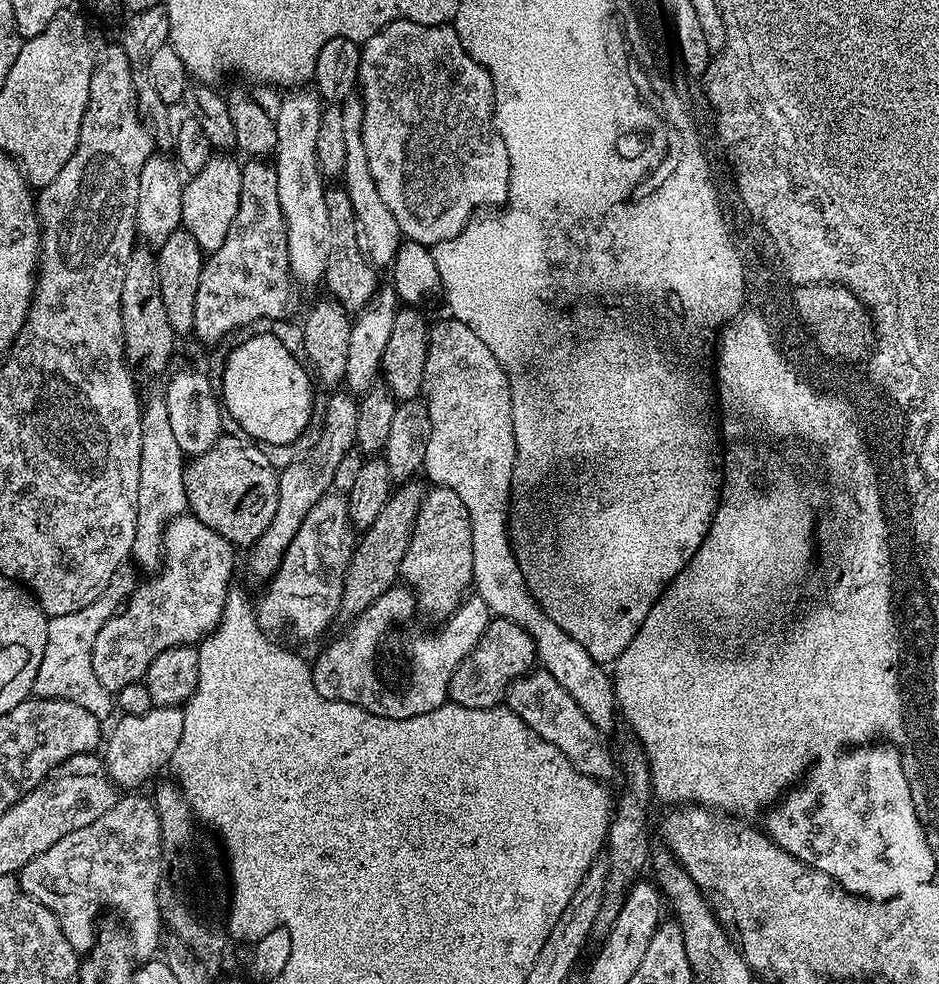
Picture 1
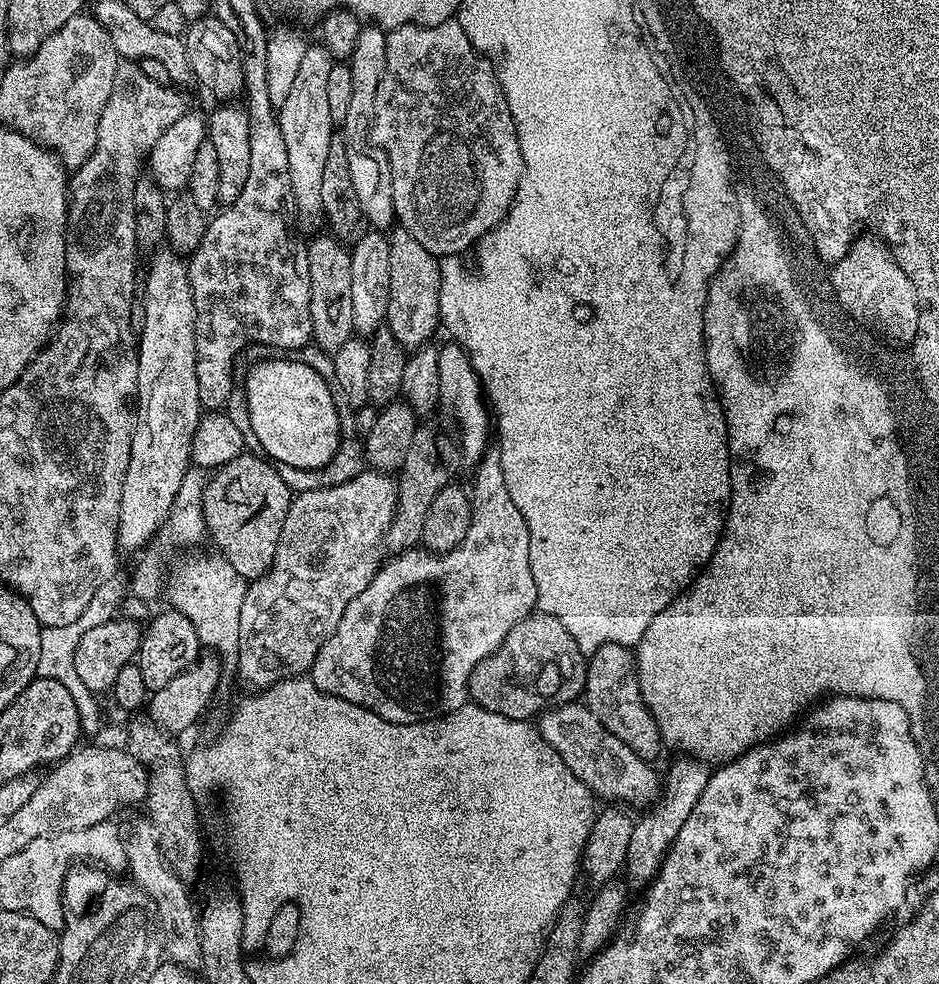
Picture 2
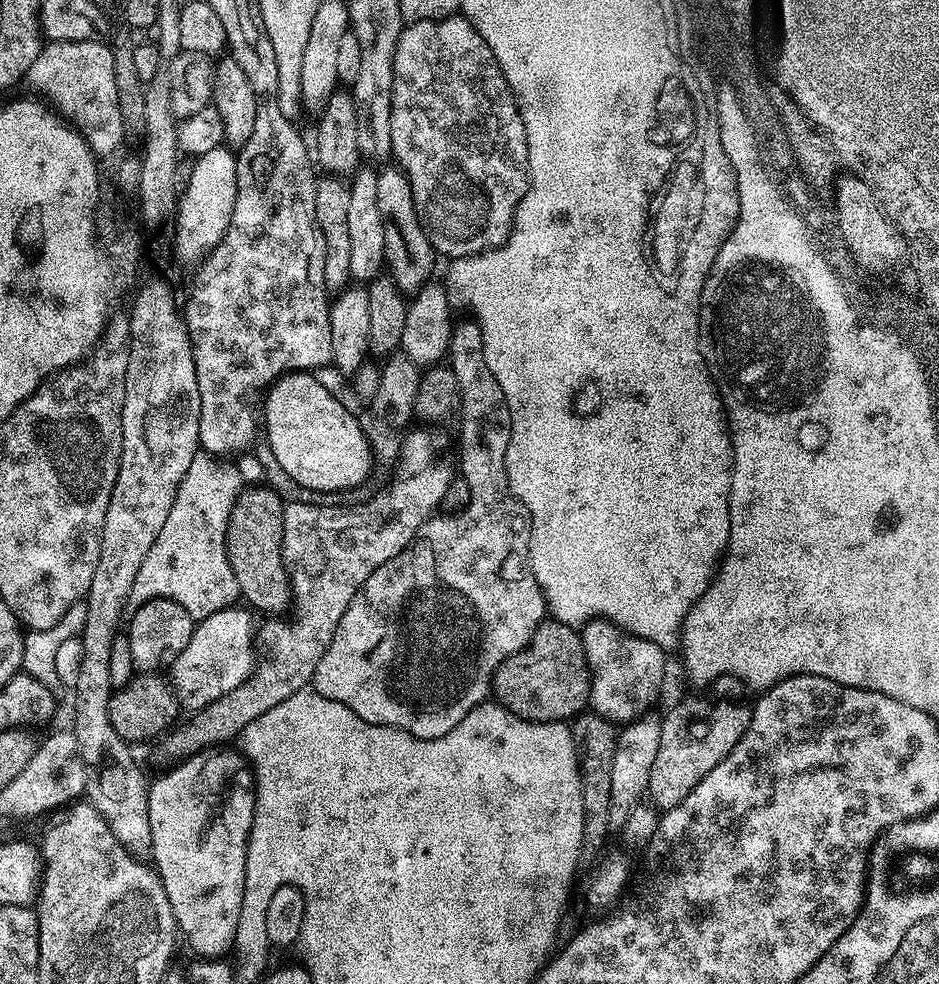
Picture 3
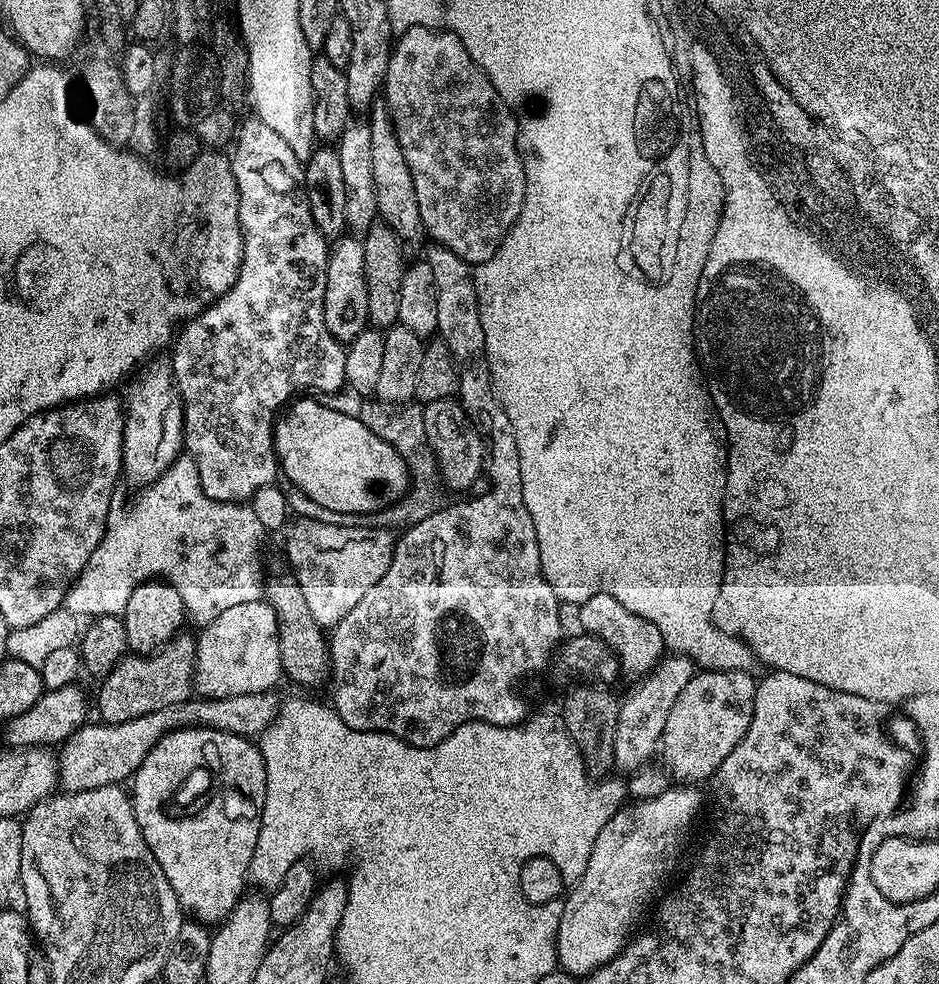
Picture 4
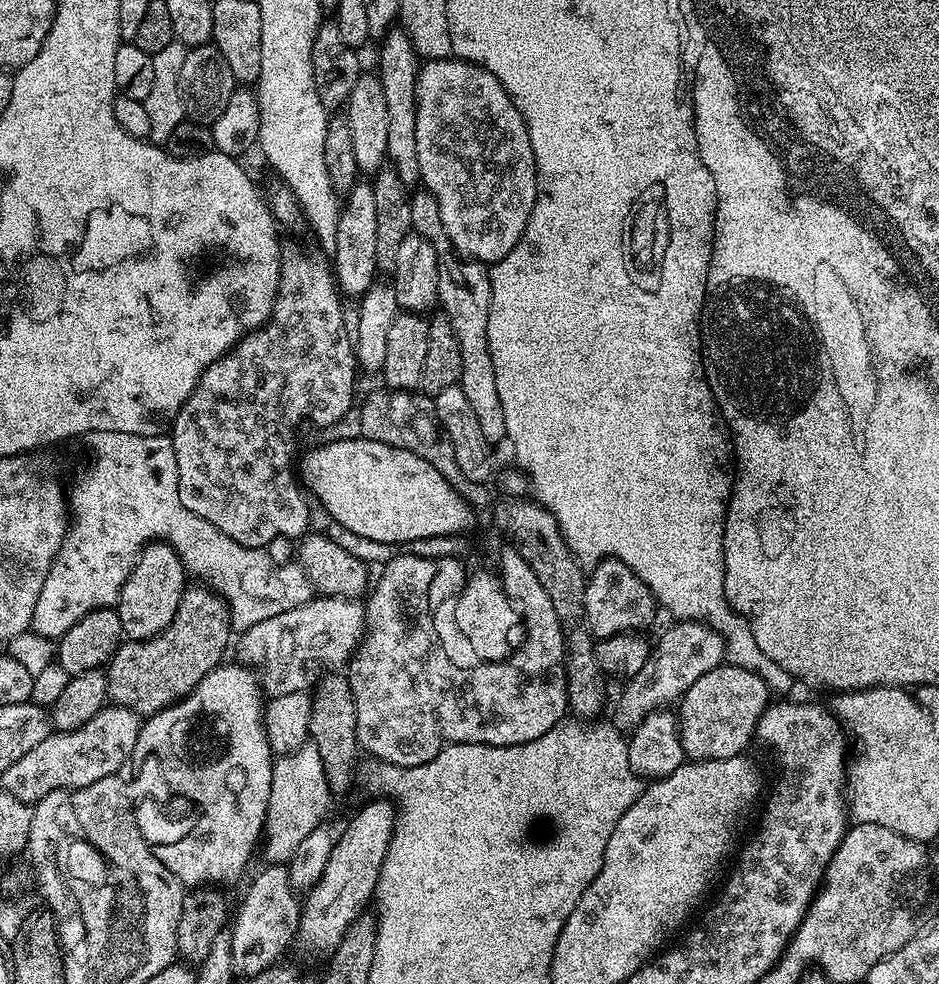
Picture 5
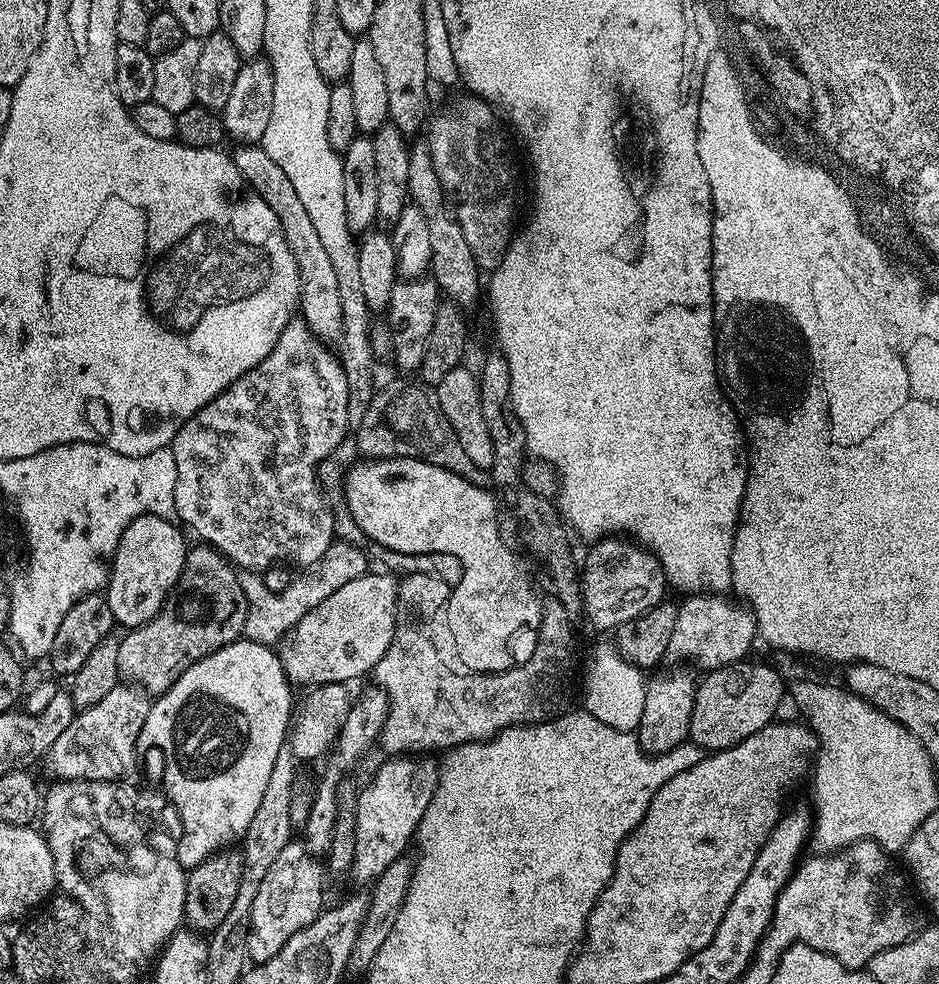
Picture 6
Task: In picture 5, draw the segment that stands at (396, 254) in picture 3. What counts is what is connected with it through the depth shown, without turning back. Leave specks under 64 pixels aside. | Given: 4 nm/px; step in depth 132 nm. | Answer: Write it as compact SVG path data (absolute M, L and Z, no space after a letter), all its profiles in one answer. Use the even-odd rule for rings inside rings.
M403 30L387 31L382 37L382 43L384 45L380 48L378 75L382 82L382 91L386 94L386 111L390 117L386 134L387 163L398 174L398 178L402 178L404 185L416 186L421 183L418 170L418 137L414 130L416 125L416 75L420 73L418 53L412 44L412 39Z

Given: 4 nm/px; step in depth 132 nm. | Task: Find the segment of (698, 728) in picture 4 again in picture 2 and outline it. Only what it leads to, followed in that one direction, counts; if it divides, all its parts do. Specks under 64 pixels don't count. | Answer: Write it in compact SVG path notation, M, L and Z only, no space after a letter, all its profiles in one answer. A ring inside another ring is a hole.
M687 754L679 758L681 760L676 760L669 766L668 773L663 773L662 787L654 803L641 815L645 816L641 820L637 819L632 825L626 861L627 872L629 871L627 879L632 884L634 882L640 884L639 886L647 886L652 883L678 830L682 830L682 822L690 818L702 790L706 790L706 782L710 775L709 765Z

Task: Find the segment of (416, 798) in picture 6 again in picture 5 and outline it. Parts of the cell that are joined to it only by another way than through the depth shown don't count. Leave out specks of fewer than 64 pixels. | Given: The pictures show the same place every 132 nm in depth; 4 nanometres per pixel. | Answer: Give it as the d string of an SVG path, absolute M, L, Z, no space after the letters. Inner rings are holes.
M372 798L348 820L344 833L338 836L334 850L326 861L326 870L303 897L300 925L295 934L308 952L331 954L342 942L347 928L366 912L376 894L376 883L386 858L388 843L396 825L396 809L387 798Z

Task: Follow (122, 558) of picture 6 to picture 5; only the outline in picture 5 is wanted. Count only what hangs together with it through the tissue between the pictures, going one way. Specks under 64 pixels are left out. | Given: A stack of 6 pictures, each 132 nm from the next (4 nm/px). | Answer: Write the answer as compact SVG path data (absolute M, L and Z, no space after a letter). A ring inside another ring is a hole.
M163 542L145 544L120 591L118 611L127 639L148 640L166 630L166 626L170 626L178 610L178 602L182 602L182 594L186 587L184 576L186 577L186 569L172 545Z

